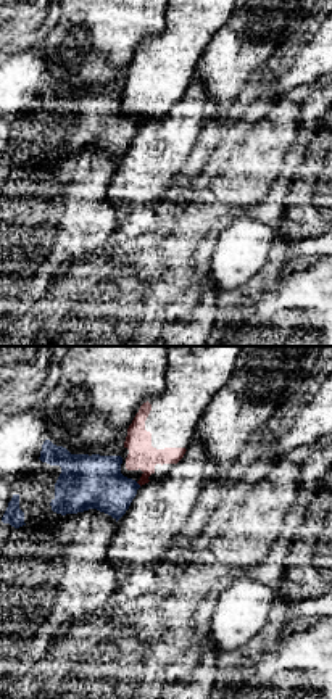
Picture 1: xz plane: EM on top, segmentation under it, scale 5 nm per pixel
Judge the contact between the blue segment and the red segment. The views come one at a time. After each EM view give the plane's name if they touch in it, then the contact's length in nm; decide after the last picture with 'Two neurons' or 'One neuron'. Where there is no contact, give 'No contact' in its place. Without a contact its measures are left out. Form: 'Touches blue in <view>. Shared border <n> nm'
Touches blue in xz. Shared border 40 nm

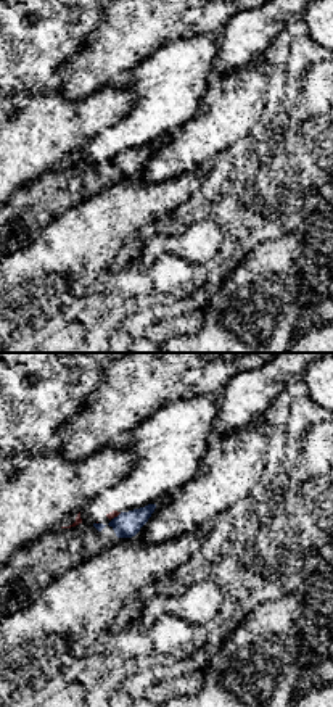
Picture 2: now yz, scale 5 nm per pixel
Touches blue in yz. Shared border 60 nm

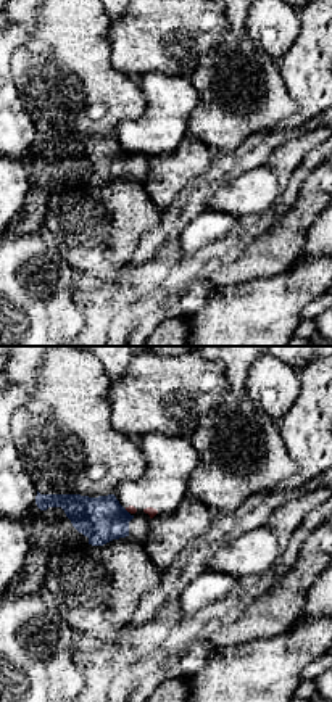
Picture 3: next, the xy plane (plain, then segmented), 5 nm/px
Touches blue in xy. Shared border 30 nm

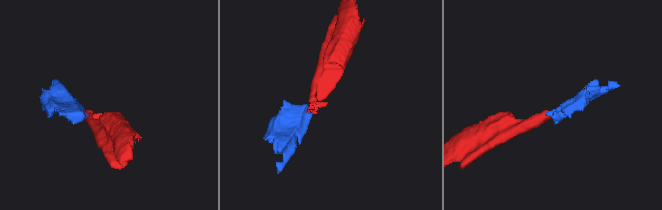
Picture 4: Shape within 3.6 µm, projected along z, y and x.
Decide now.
Two neurons

